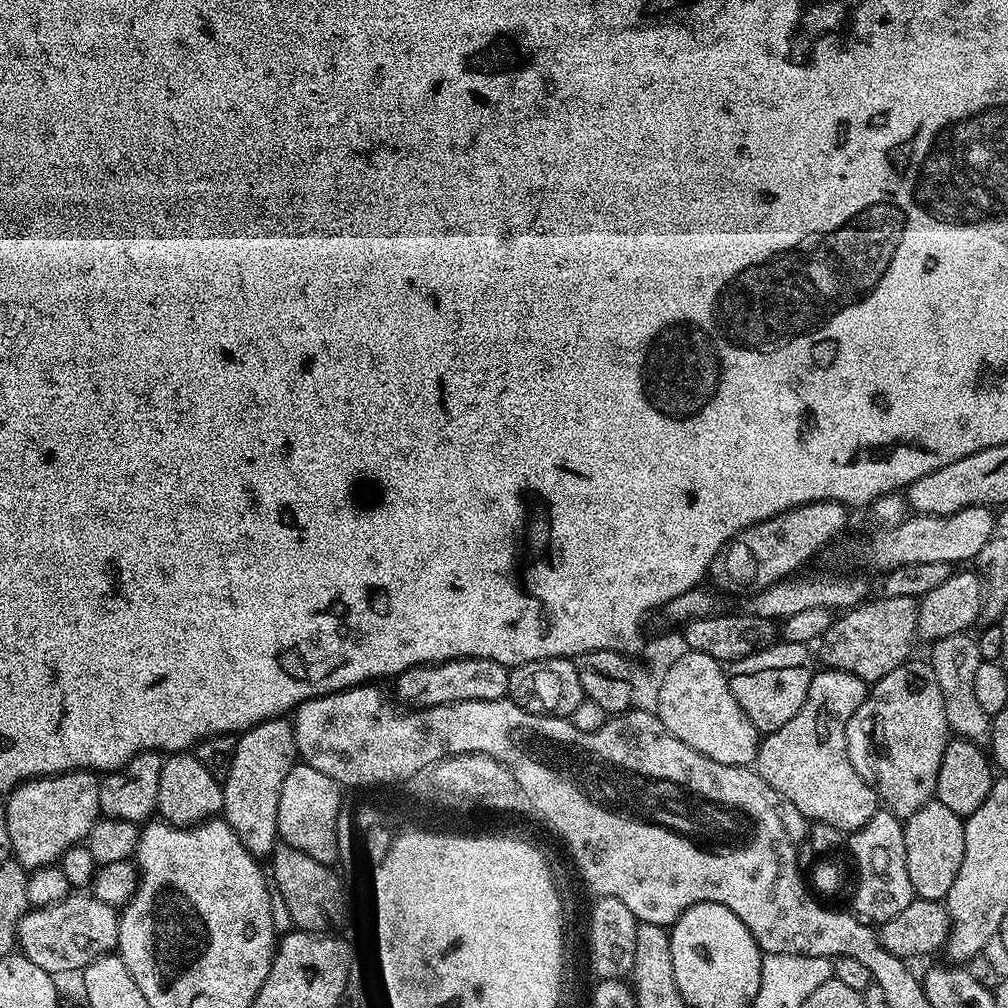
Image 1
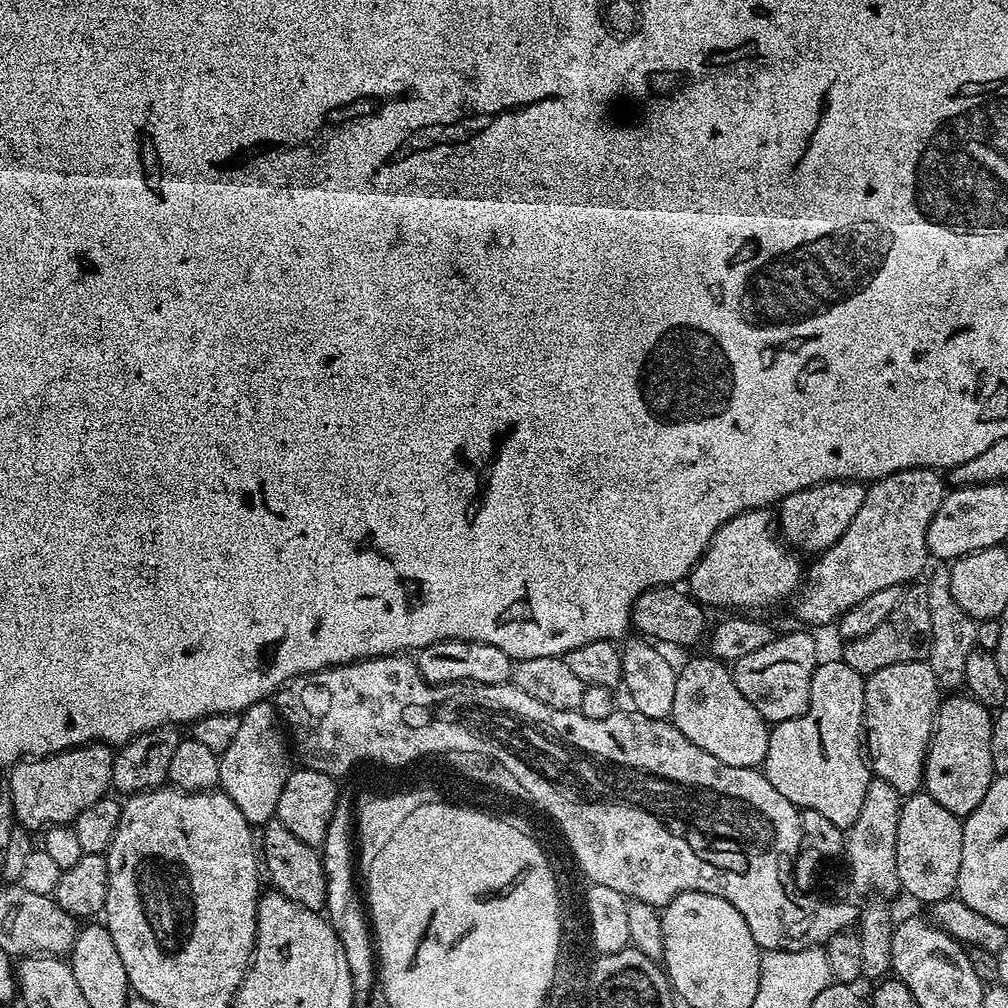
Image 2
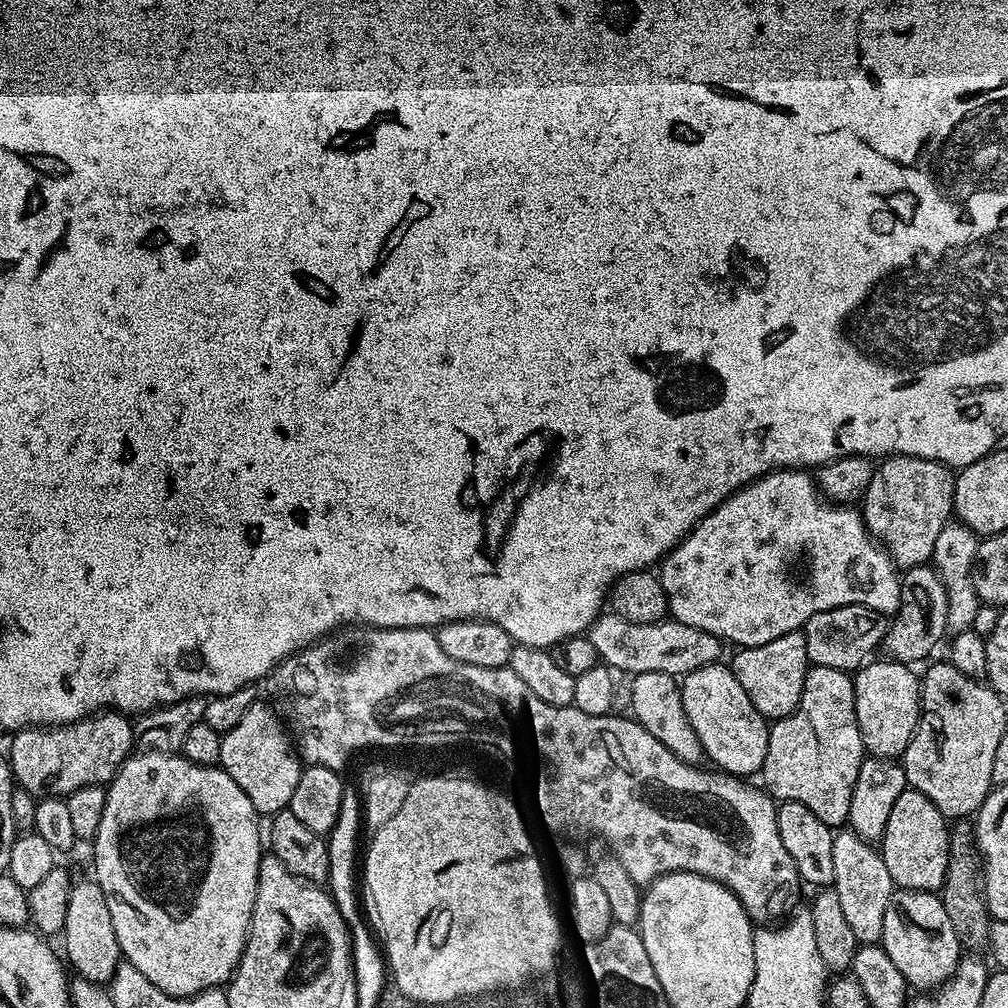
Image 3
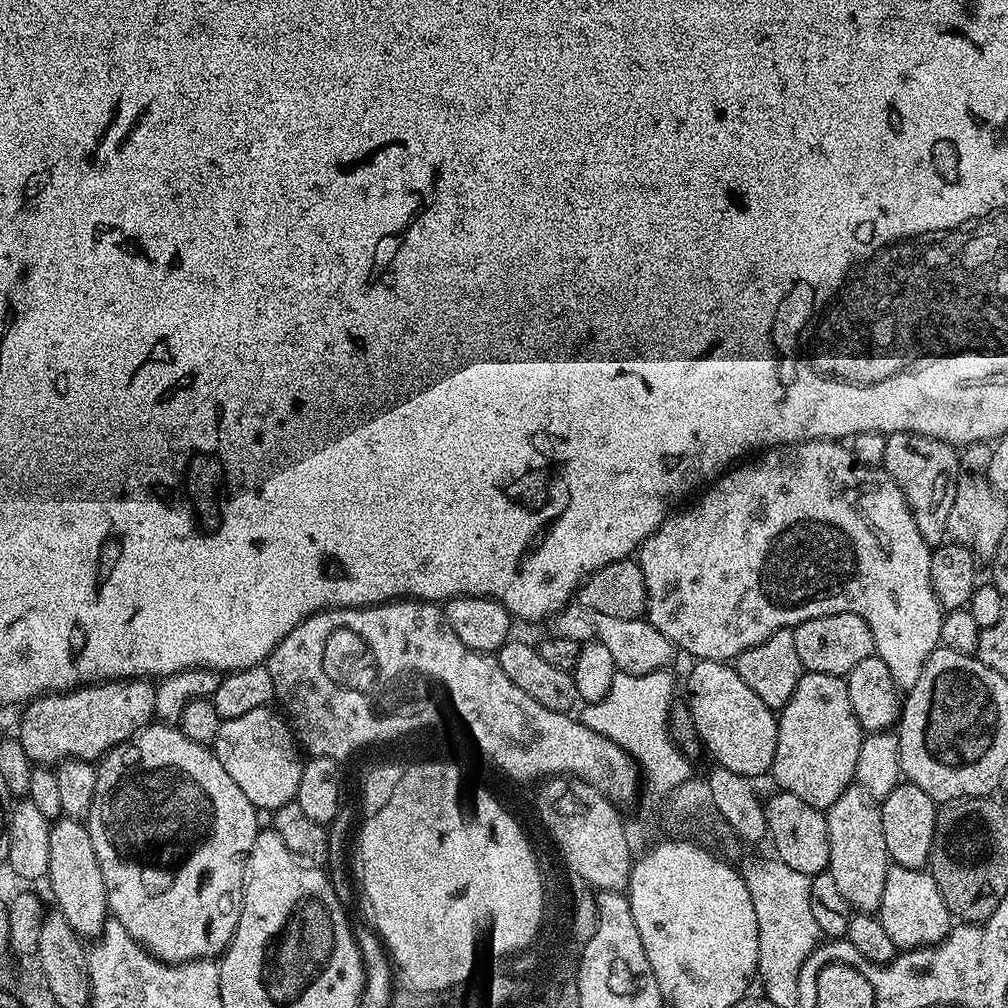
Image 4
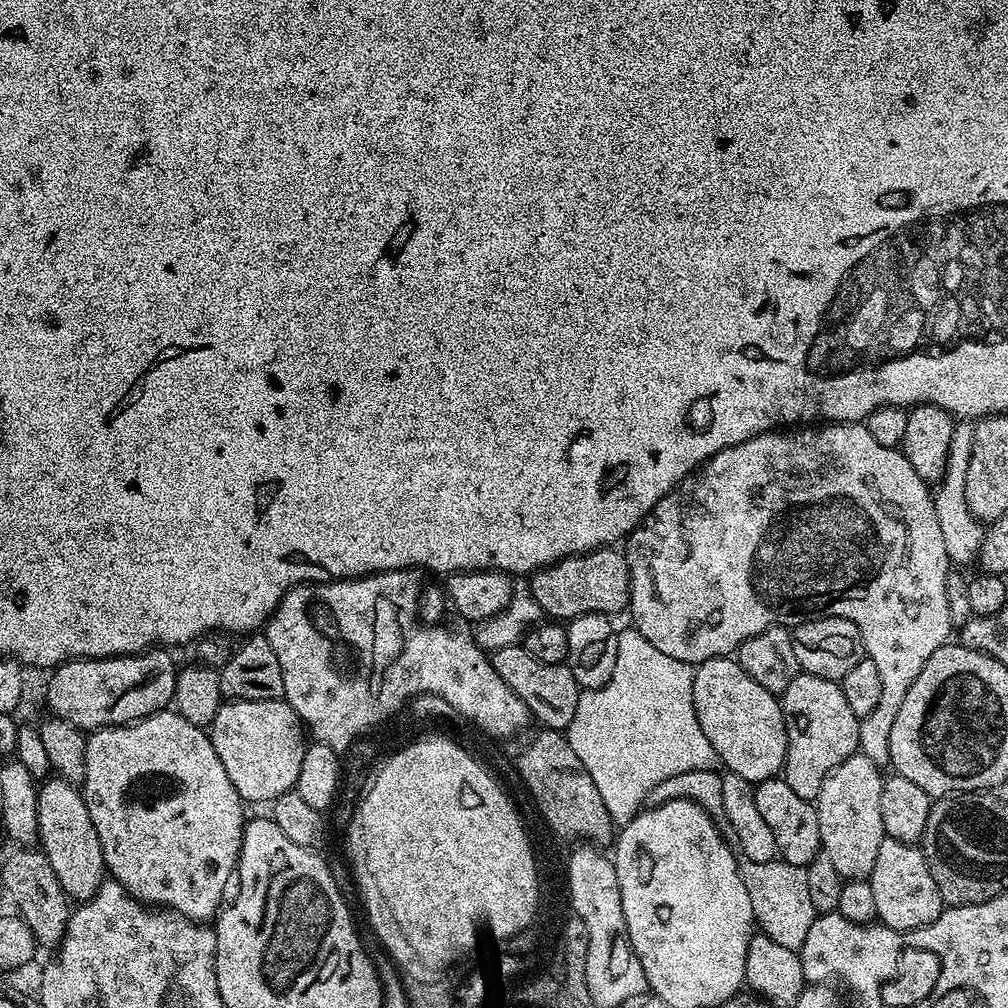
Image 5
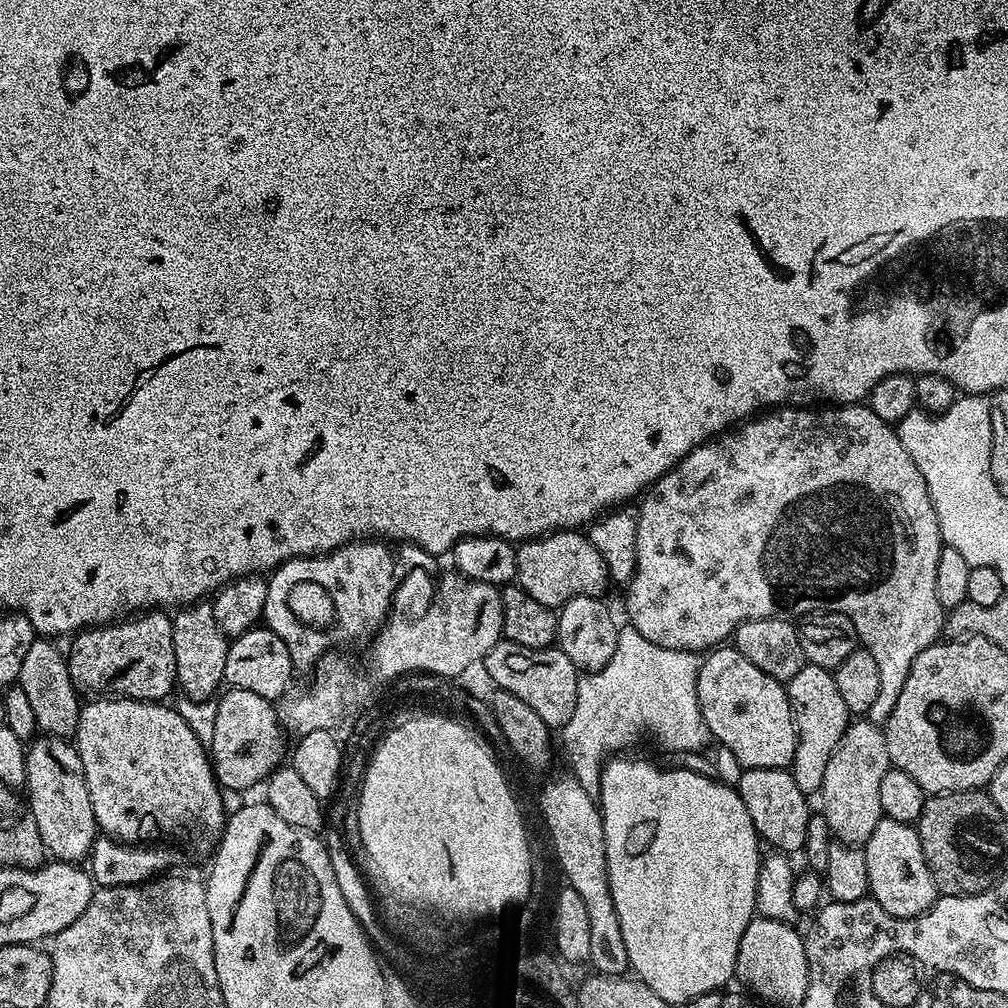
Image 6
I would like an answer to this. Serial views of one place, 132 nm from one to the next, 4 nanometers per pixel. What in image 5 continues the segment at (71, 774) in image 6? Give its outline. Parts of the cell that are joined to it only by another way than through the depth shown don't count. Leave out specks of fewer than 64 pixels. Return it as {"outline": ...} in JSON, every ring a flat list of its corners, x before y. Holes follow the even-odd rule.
{"outline":[[45,779,38,788,38,826,39,843,48,855,50,866,54,866,54,874,58,874,64,895,76,902,89,900,104,883,106,869,98,830,90,822,83,791,70,780]]}

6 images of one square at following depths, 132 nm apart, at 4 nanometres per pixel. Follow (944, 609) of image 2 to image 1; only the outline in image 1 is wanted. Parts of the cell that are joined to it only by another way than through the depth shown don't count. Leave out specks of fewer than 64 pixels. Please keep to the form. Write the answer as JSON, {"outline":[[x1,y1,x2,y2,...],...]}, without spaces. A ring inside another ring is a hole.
{"outline":[[968,632,950,634,946,638,935,641,931,648,930,663,934,670,934,678,938,678,938,690,942,690,942,702,946,702,946,722,949,733,955,734,962,740,969,740,981,746,987,745,992,721,983,712,974,694,974,678,977,677,978,666,981,663,976,636]]}

